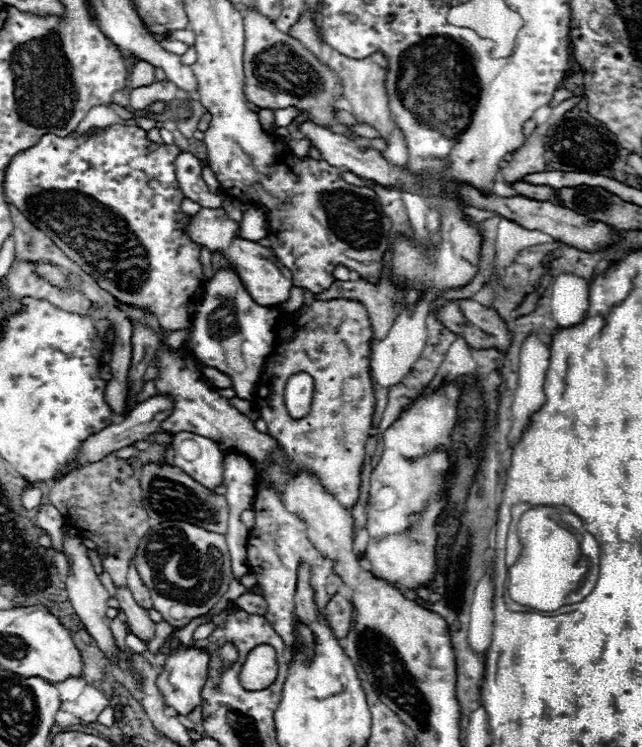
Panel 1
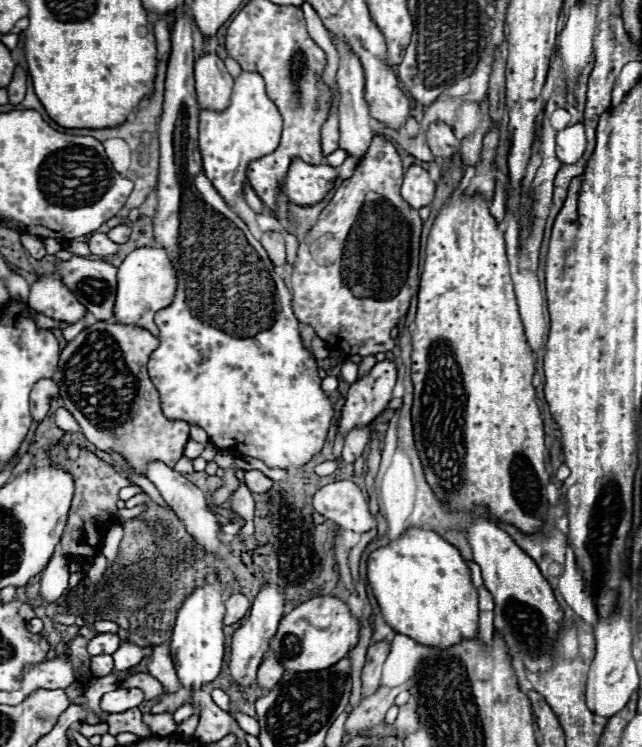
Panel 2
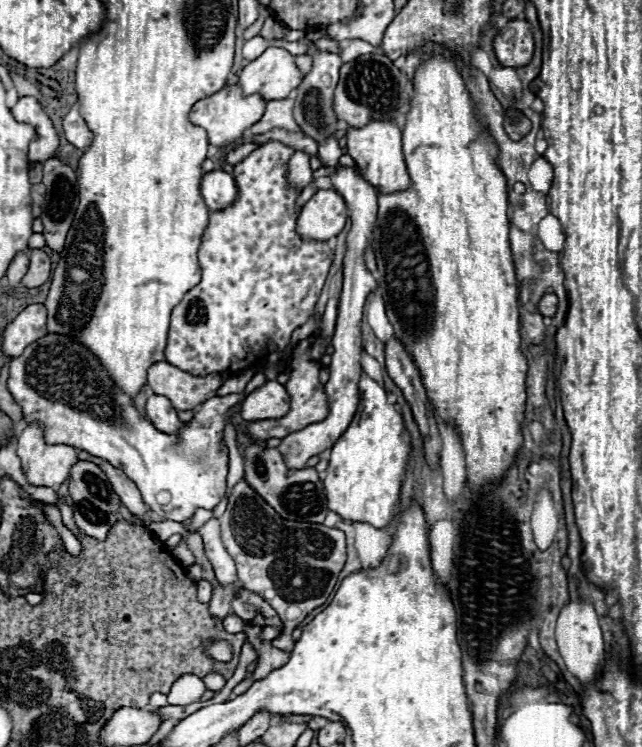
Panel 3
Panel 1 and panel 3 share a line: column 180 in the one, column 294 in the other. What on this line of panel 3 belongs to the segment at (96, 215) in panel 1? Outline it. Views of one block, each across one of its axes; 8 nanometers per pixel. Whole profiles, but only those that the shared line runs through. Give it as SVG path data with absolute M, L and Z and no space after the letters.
M266 142L260 144L248 158L244 158L240 164L234 166L234 180L238 186L238 200L230 206L224 208L220 212L212 212L209 216L209 222L204 234L200 248L198 249L197 257L200 262L200 270L202 270L202 280L198 286L194 286L192 290L186 292L186 296L182 298L182 302L172 310L172 320L170 320L170 332L168 332L168 340L166 346L166 362L170 362L172 366L190 372L194 376L208 376L212 372L240 372L246 368L246 356L266 356L270 352L280 352L288 346L292 332L302 326L310 316L314 316L314 304L318 300L318 294L326 282L330 264L332 264L332 252L328 248L328 242L304 242L298 234L296 234L296 218L298 218L298 208L294 208L294 202L298 198L300 192L292 190L286 182L286 162L290 160L290 156L294 154L292 148L280 144L280 142Z

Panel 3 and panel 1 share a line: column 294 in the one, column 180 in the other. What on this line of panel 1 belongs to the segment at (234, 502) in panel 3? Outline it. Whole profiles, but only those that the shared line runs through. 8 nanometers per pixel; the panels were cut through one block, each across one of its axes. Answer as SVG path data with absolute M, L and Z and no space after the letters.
M188 522L154 524L136 548L134 566L150 590L154 608L176 628L184 628L192 618L206 614L226 594L228 580L232 578L224 536L190 526Z

